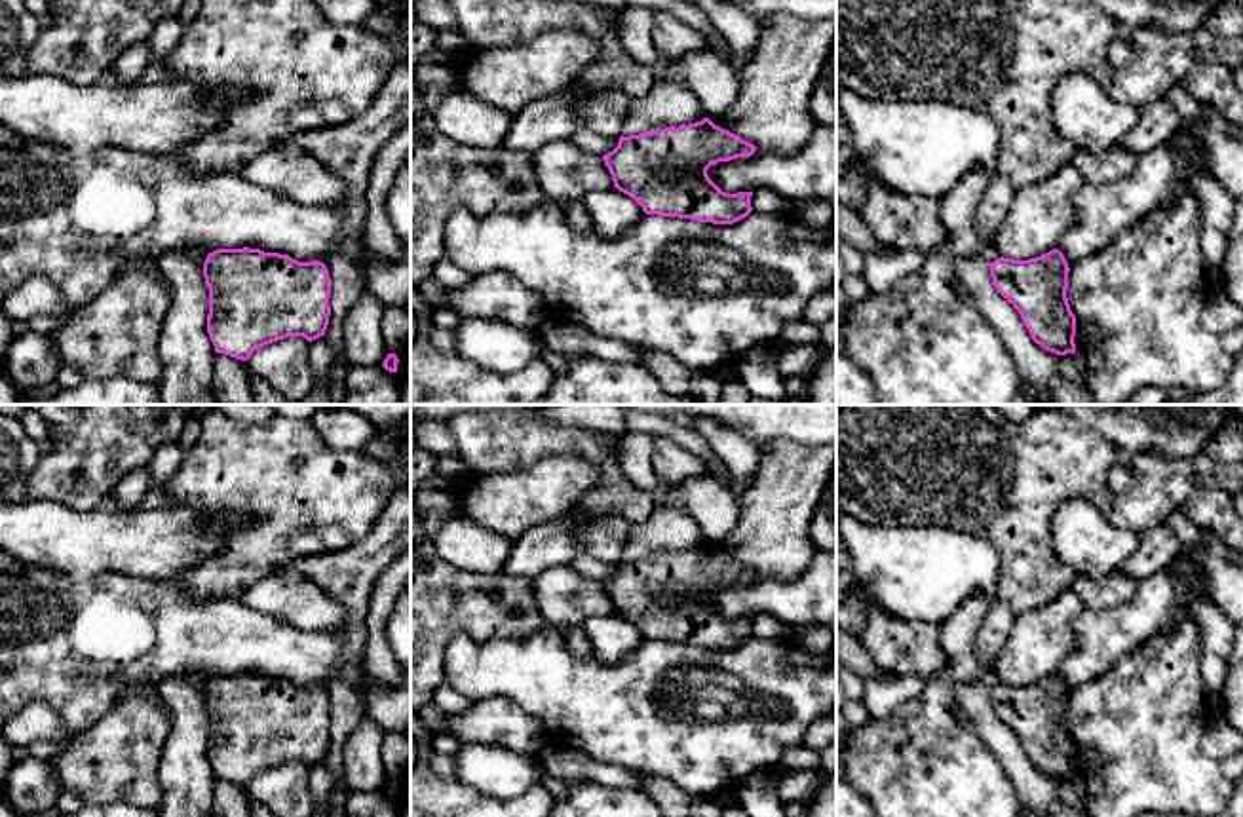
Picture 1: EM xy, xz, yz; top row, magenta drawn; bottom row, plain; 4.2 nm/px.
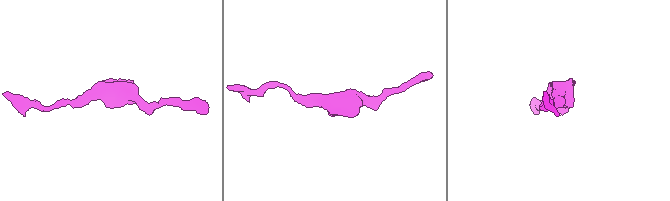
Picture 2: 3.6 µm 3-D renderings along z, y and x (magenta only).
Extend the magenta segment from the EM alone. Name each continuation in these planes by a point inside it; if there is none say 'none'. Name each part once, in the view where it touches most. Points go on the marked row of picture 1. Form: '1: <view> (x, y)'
none

